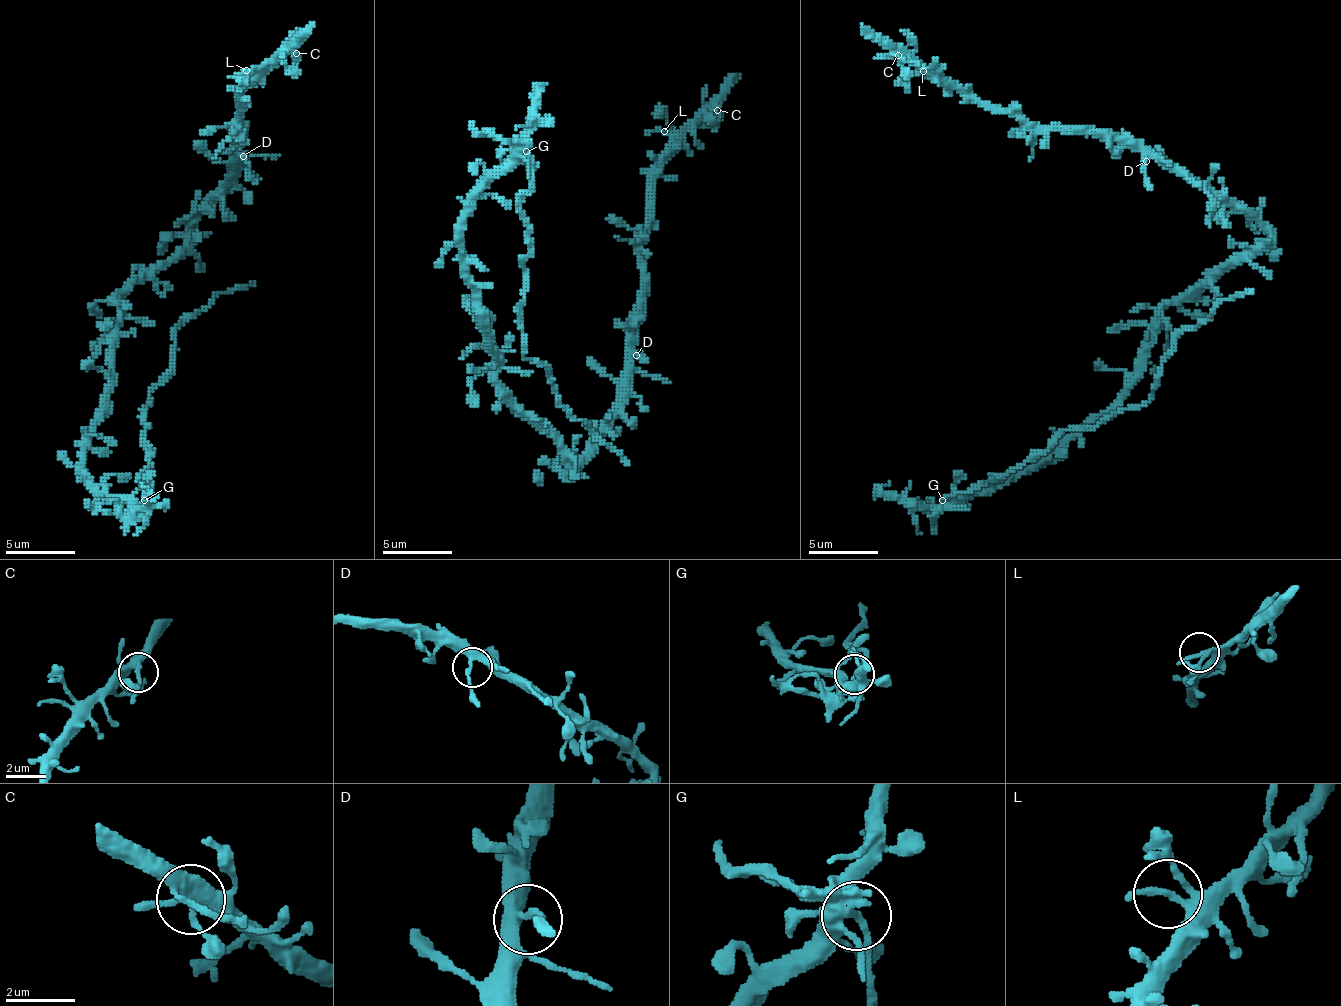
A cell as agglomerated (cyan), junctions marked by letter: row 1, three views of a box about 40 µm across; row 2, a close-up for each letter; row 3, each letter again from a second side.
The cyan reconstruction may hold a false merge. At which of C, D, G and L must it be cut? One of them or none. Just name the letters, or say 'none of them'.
G

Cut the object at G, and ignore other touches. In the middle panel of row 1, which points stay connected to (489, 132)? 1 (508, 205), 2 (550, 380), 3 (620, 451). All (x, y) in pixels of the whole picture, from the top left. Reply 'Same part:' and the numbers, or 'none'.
Same part: 1

